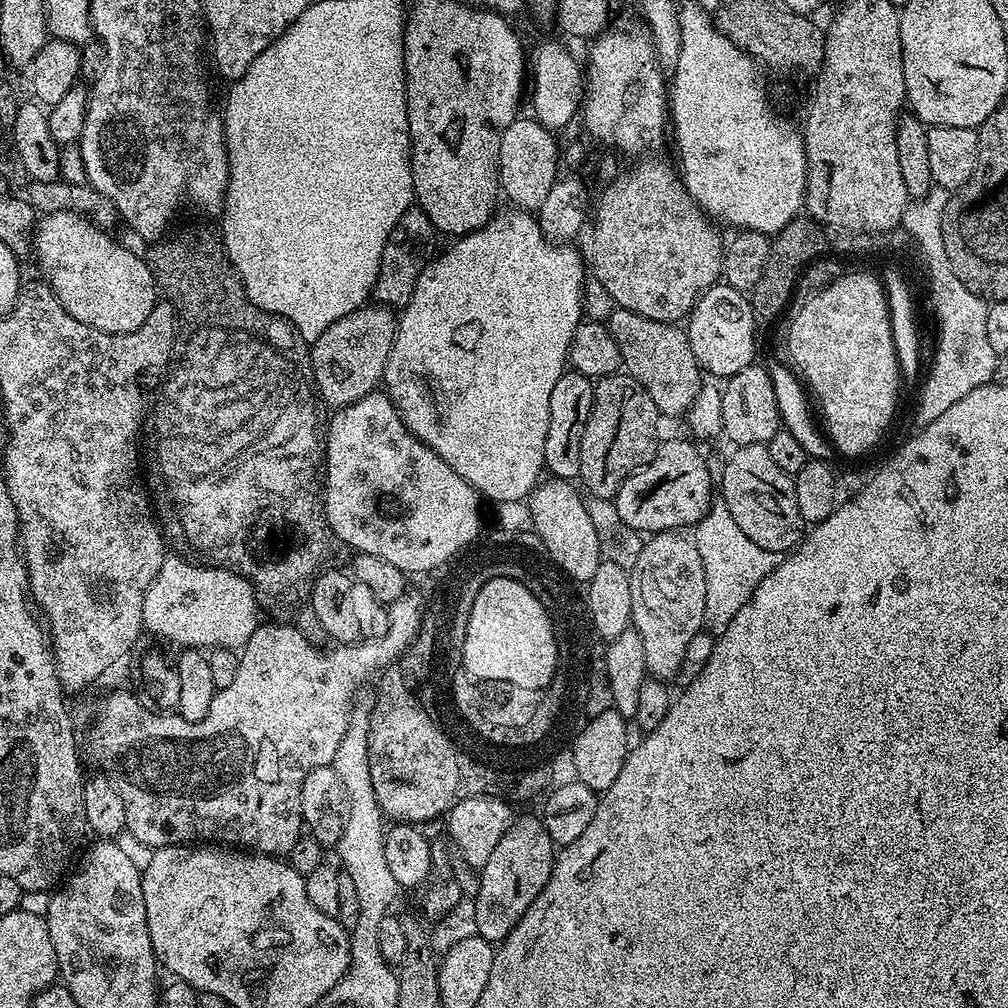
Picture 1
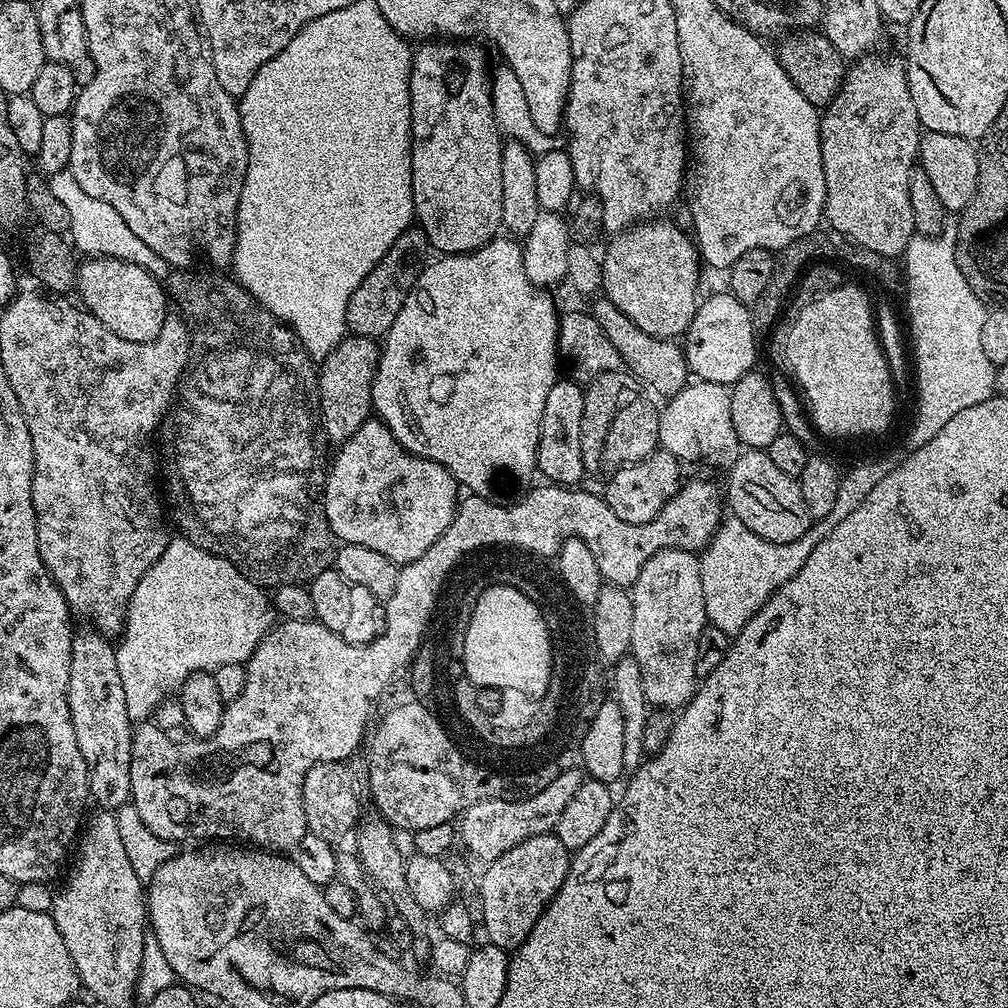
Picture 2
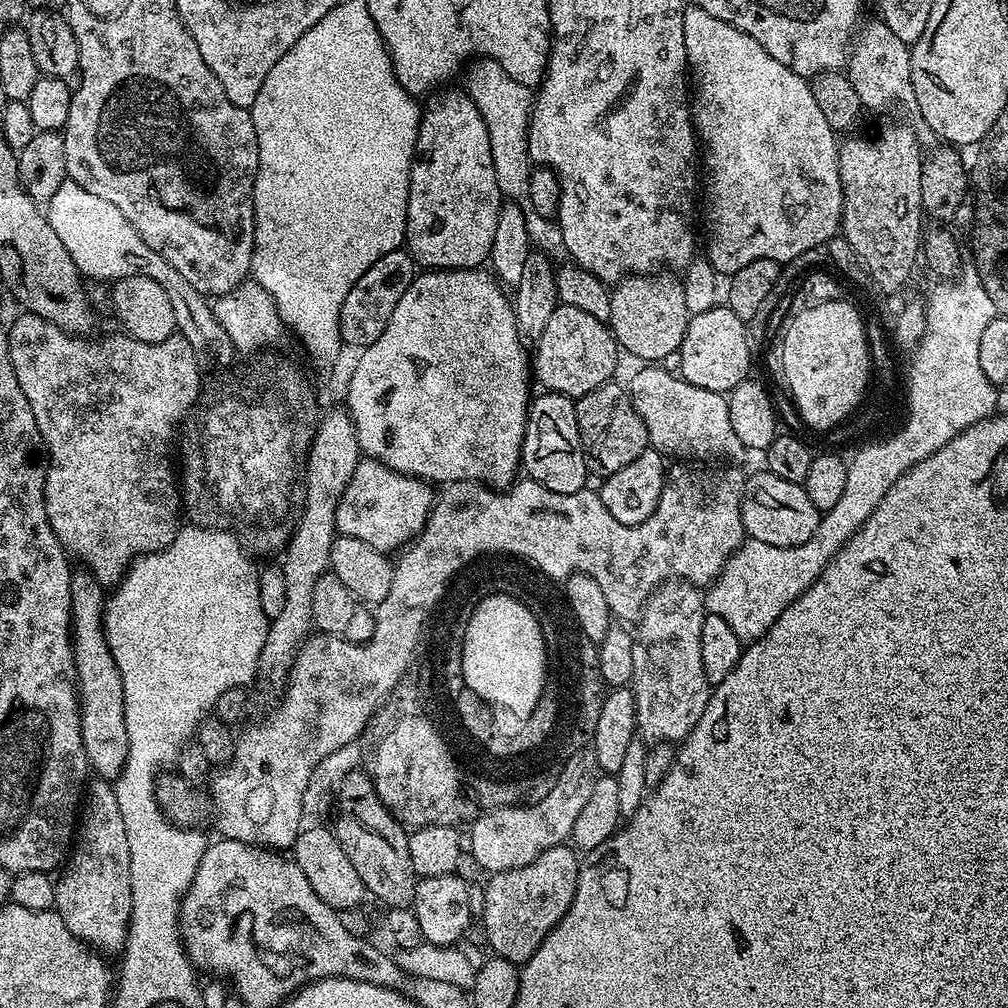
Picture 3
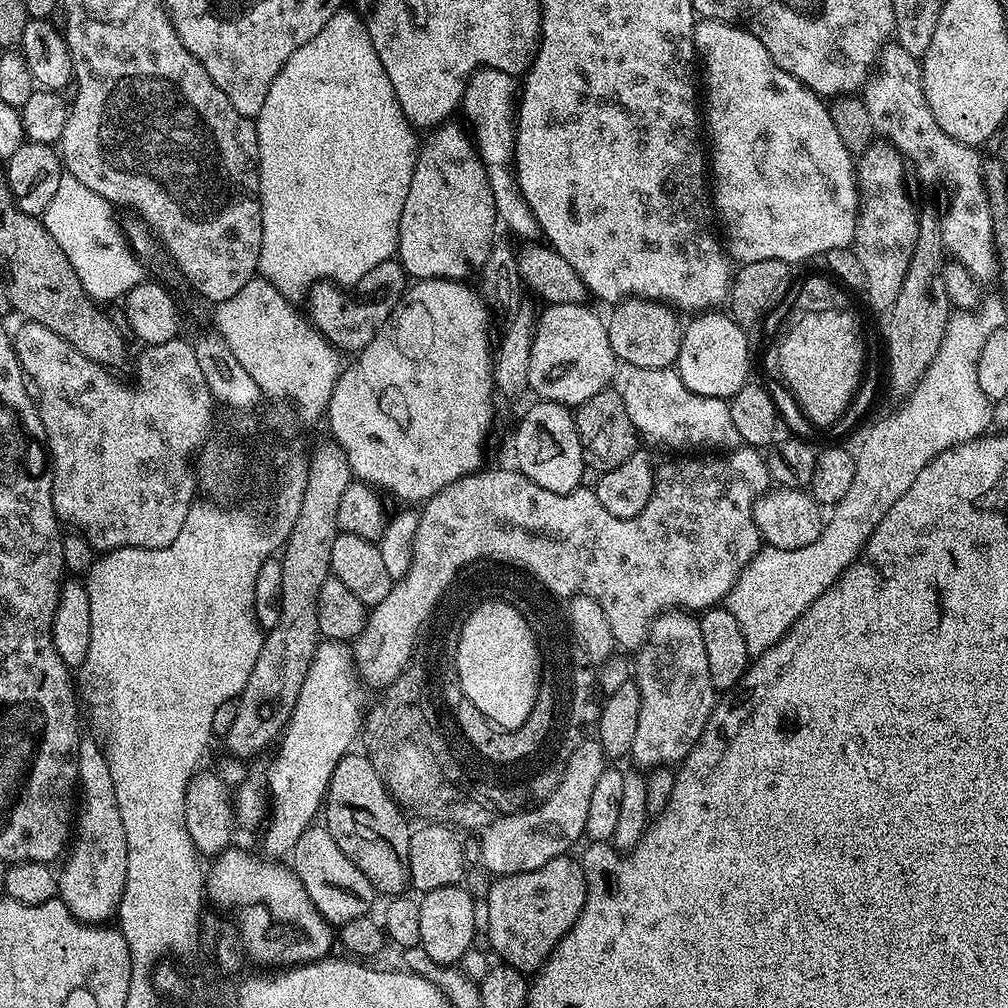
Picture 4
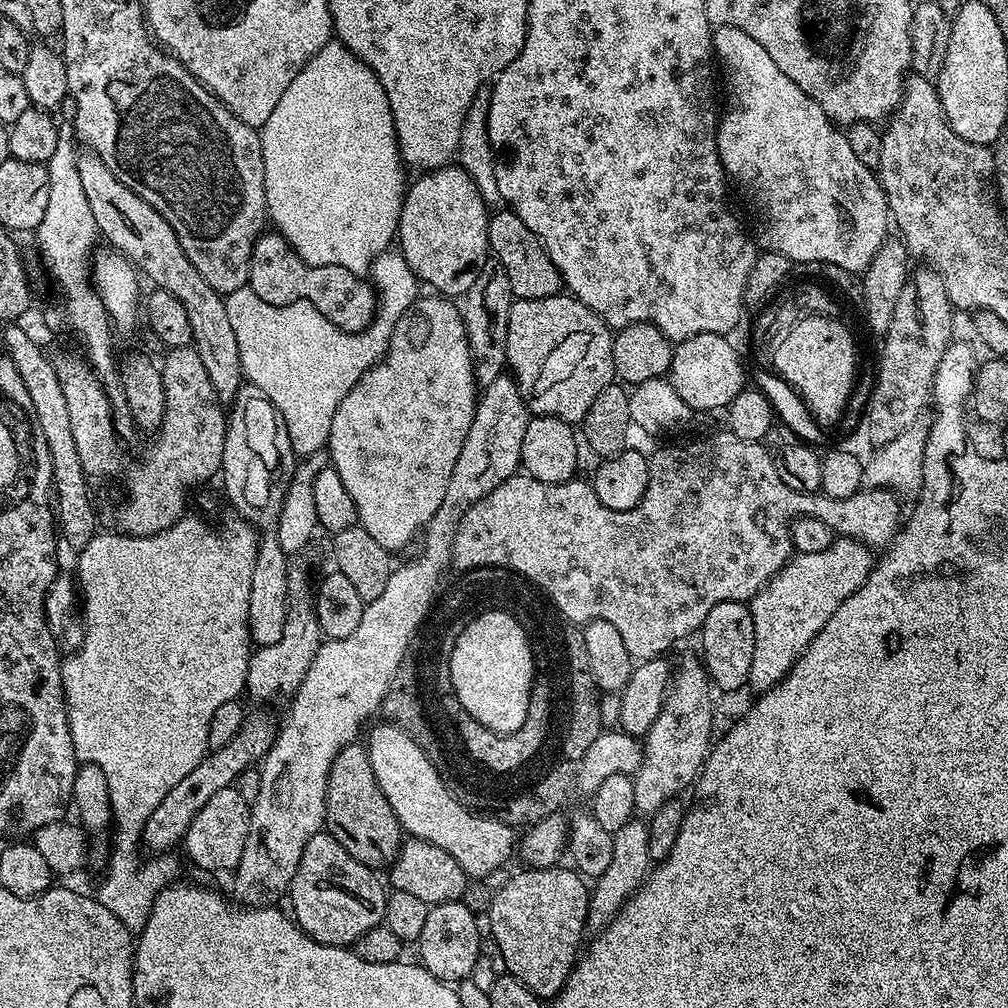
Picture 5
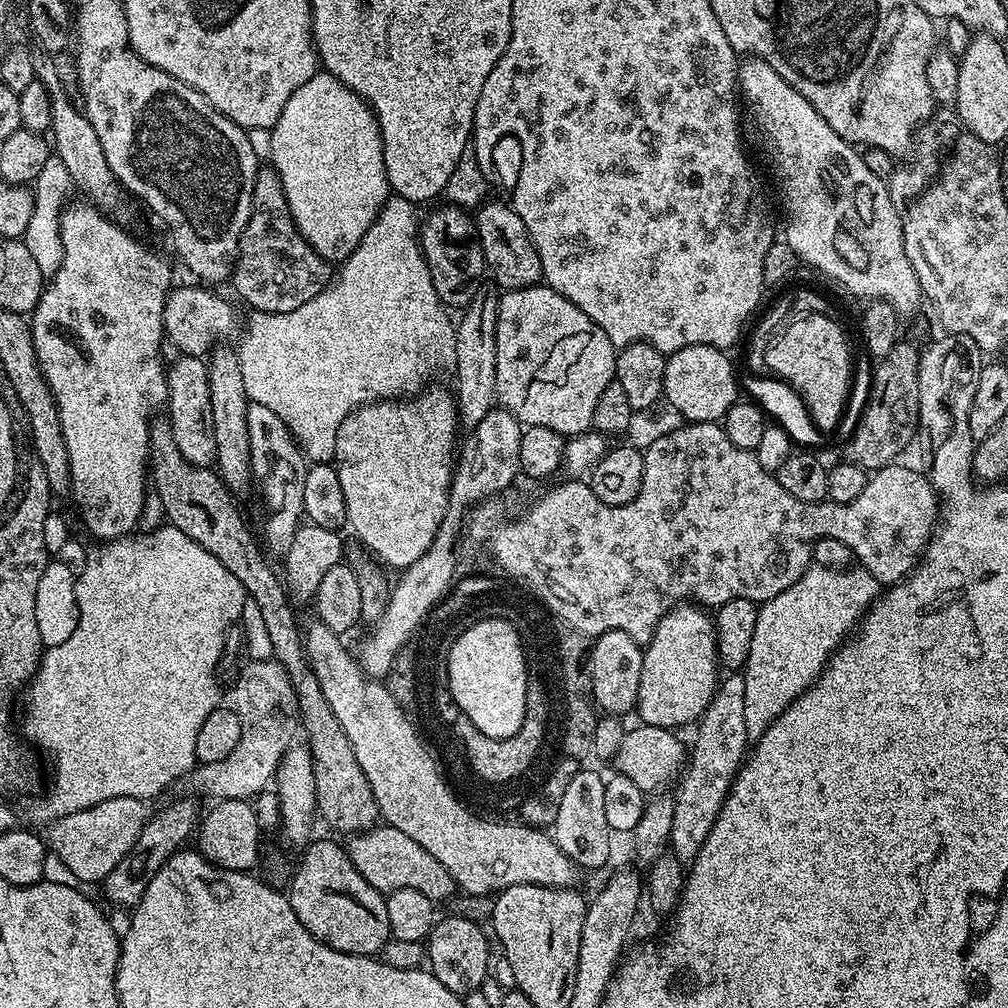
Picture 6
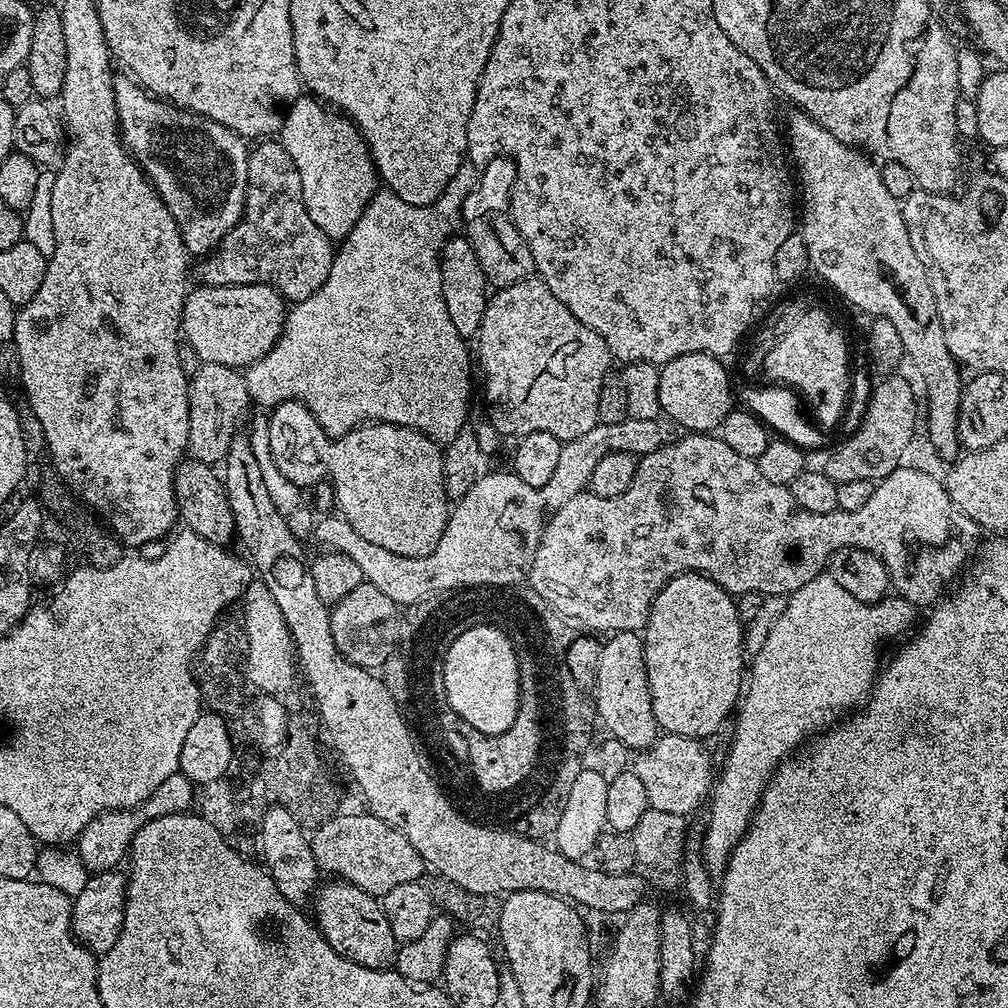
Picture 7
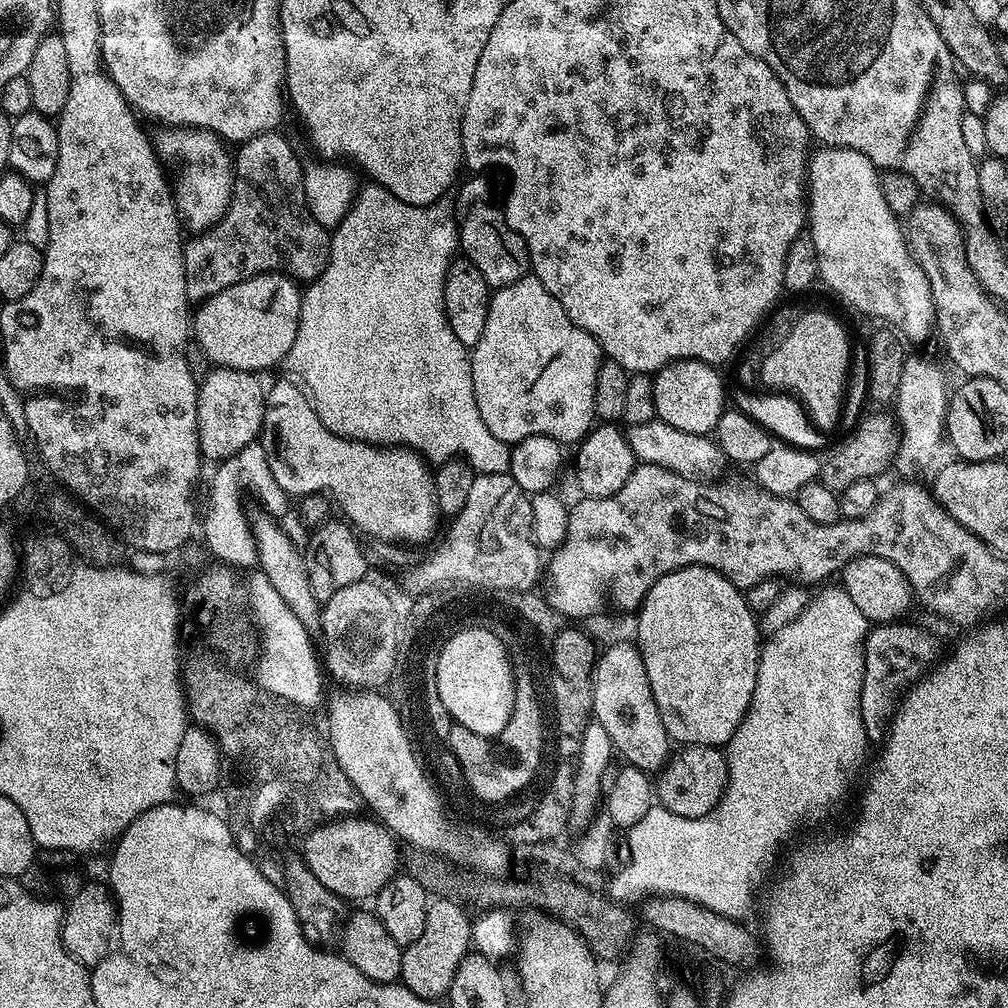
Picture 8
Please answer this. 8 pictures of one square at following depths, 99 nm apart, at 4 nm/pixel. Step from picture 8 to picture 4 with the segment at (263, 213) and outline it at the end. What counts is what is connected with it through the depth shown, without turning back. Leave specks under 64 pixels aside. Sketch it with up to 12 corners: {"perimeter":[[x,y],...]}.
{"perimeter":[[378,262],[351,291],[327,278],[306,315],[333,348],[355,354],[382,330],[410,277]]}

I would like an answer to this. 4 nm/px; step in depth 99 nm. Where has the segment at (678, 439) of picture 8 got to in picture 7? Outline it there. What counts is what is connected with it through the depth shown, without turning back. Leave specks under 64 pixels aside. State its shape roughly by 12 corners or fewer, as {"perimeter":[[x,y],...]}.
{"perimeter":[[659,421],[598,422],[565,441],[553,476],[564,504],[591,485],[606,454],[661,447]]}

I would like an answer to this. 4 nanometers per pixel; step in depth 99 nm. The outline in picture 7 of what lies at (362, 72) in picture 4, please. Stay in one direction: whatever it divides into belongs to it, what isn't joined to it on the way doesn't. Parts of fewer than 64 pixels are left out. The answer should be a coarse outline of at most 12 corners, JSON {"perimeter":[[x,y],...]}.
{"perimeter":[[302,94],[278,140],[314,226],[343,241],[378,190],[349,117]]}

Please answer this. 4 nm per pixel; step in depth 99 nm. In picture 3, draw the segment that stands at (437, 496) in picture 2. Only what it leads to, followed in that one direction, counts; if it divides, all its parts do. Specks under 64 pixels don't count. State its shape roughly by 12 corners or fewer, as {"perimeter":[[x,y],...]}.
{"perimeter":[[361,459],[336,511],[339,535],[403,549],[434,488]]}

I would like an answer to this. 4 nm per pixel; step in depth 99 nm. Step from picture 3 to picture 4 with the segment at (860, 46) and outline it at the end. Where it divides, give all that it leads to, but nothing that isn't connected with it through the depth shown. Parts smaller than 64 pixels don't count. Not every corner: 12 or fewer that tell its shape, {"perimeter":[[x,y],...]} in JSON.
{"perimeter":[[897,42],[862,89],[877,137],[952,188],[945,253],[978,282],[998,257],[981,153],[934,122]]}

